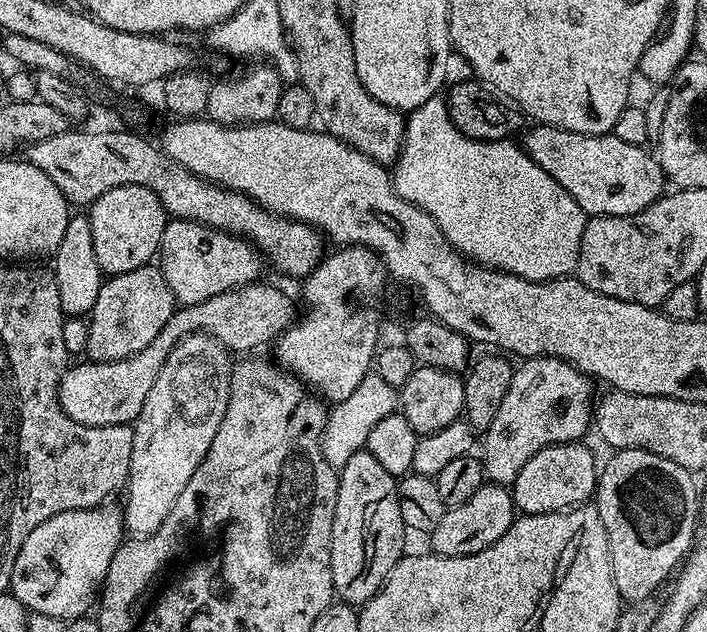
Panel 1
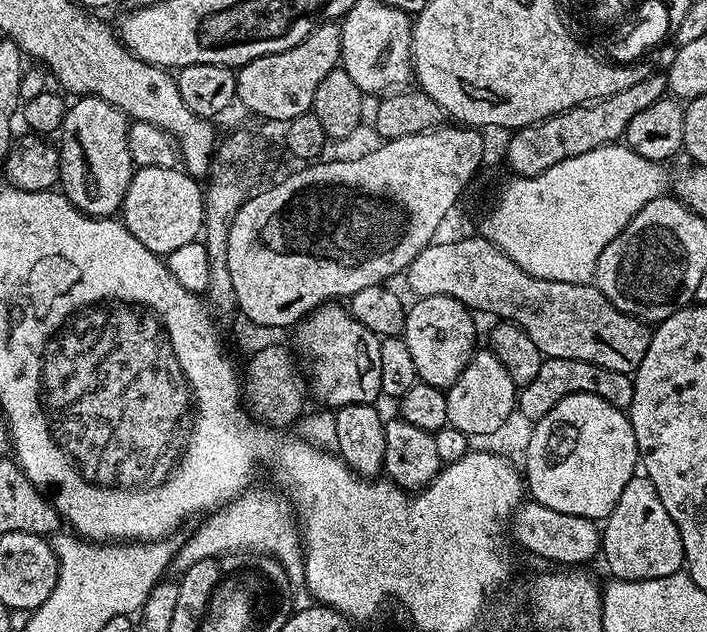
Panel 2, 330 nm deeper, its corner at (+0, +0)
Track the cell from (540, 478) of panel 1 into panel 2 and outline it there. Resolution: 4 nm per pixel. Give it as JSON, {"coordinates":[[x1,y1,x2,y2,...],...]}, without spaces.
{"coordinates":[[583,392,562,398,562,402,558,402,558,406,550,410,550,414,535,421,530,444,523,452,522,462,526,492,531,499,542,506,550,506,550,510,558,510,558,514,578,514,578,518,603,522,608,519,614,506,618,506,618,498,622,498,626,482,637,475,640,451,627,411,616,408,594,394]]}

